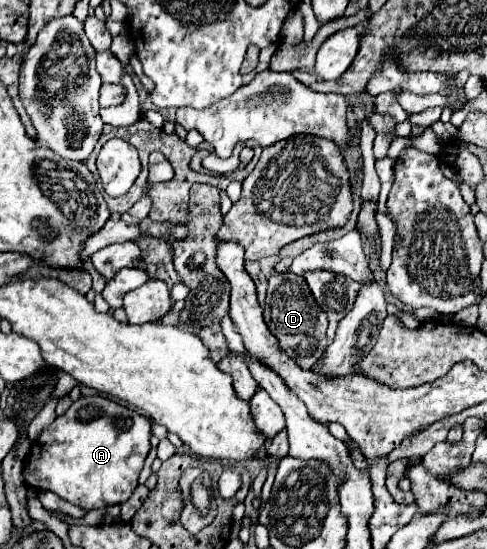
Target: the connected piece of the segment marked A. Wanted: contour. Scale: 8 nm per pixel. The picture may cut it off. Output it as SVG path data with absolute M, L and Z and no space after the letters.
M100 395L80 397L34 441L24 461L24 481L42 491L54 491L84 511L124 503L138 485L138 475L150 453L150 437L152 421L148 417Z

